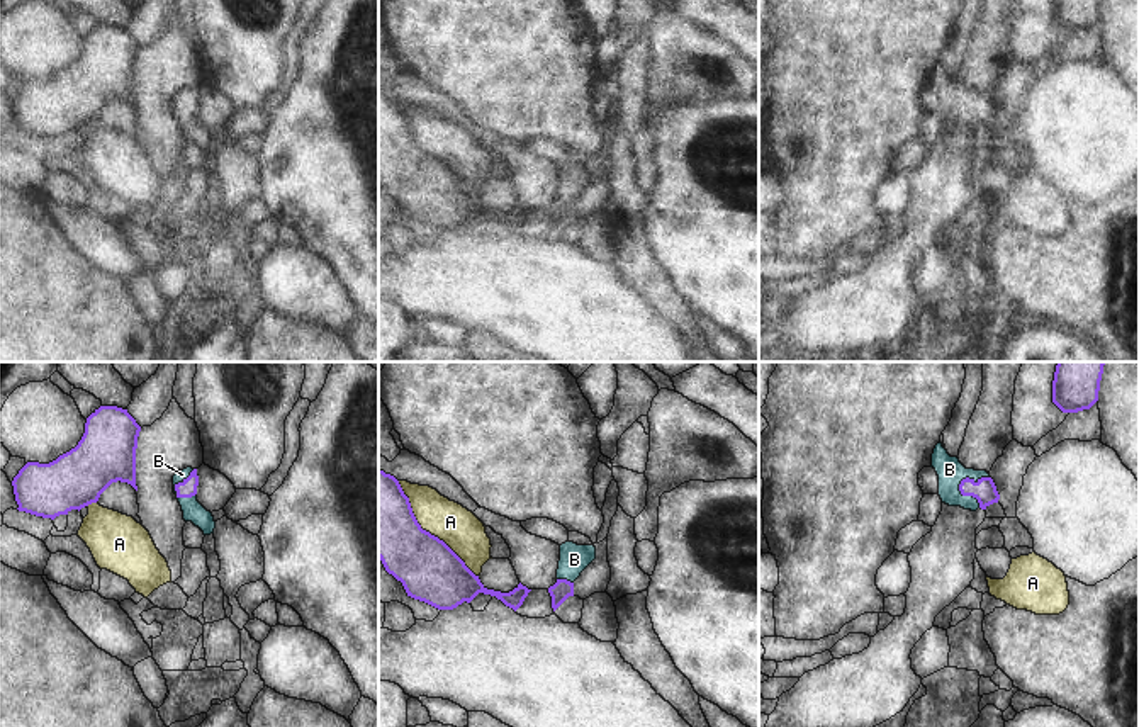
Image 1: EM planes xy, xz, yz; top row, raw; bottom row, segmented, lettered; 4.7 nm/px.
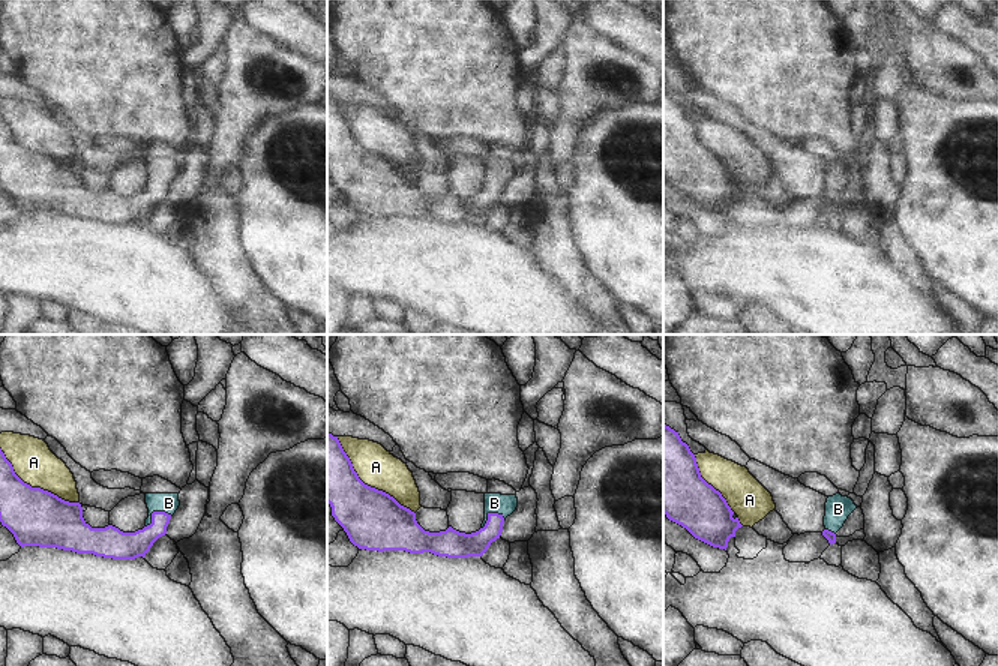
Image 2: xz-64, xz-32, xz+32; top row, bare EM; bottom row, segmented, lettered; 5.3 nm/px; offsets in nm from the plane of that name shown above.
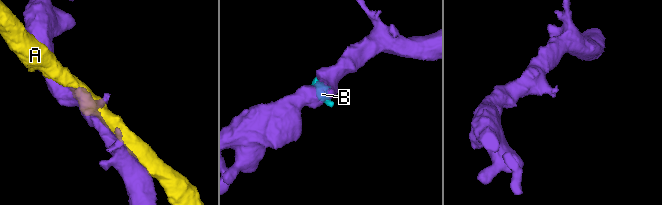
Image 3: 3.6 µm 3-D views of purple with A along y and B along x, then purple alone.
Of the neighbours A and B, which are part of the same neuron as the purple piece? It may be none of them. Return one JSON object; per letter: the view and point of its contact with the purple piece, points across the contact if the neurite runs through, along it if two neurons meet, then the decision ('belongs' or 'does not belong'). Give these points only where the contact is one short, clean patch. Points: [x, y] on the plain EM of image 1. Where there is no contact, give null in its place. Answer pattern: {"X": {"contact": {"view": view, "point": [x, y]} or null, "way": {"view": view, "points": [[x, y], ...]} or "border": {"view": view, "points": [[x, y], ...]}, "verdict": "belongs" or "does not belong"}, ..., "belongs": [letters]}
{"A": {"contact": {"view": "xz", "point": [425, 150]}, "verdict": "does not belong"}, "B": {"contact": {"view": "yz", "point": [965, 114]}, "way": {"view": "yz", "points": [[985, 111], [965, 114], [949, 89]]}, "verdict": "belongs"}, "belongs": ["B"]}

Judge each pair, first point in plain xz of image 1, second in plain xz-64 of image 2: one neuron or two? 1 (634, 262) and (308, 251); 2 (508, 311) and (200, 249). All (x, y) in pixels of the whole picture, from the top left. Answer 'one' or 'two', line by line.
1: two
2: two

